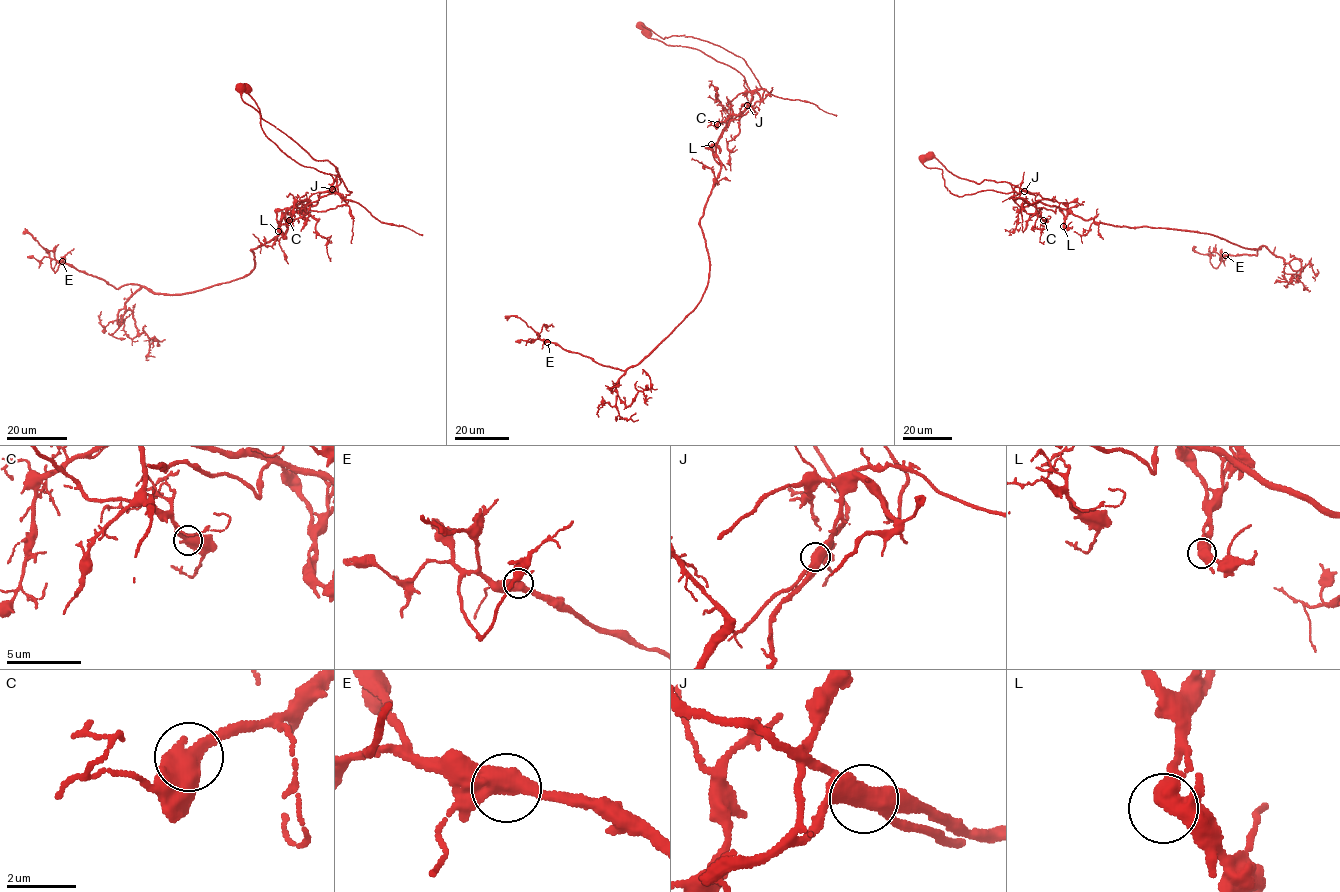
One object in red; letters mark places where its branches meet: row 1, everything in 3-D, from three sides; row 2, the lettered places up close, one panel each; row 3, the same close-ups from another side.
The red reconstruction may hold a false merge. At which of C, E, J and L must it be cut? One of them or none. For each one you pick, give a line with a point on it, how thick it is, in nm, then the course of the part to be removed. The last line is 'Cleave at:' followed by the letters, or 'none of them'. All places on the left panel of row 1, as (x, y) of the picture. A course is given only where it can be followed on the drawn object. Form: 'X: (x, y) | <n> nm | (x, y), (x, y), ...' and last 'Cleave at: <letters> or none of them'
J: (332, 189) | 550 nm | (332, 189), (345, 198), (352, 191), (342, 178), (282, 152), (241, 97), (240, 83)
Cleave at: J

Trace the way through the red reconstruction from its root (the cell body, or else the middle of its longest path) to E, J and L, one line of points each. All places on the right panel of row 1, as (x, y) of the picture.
E: (922, 159), (978, 184), (1016, 185), (1084, 219), (1262, 245), (1256, 255), (1225, 255)
J: (922, 159), (932, 156), (953, 175), (978, 184), (986, 179), (1005, 182), (1024, 191)
L: (922, 159), (932, 156), (953, 175), (978, 184), (986, 179), (1016, 185), (1036, 200), (1059, 207), (1063, 226)

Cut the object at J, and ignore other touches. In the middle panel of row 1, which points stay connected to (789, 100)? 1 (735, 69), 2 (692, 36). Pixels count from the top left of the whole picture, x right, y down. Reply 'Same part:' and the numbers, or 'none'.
Same part: 2

